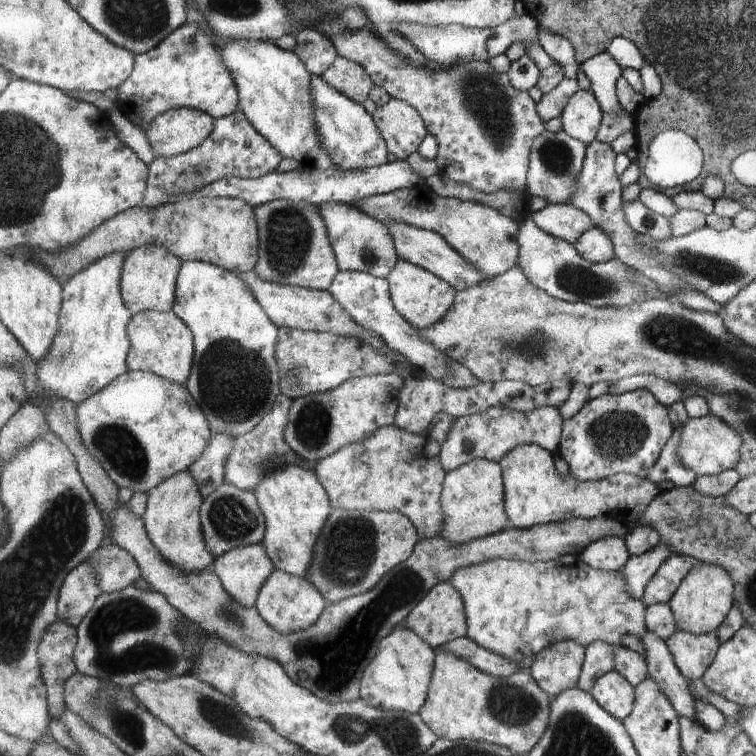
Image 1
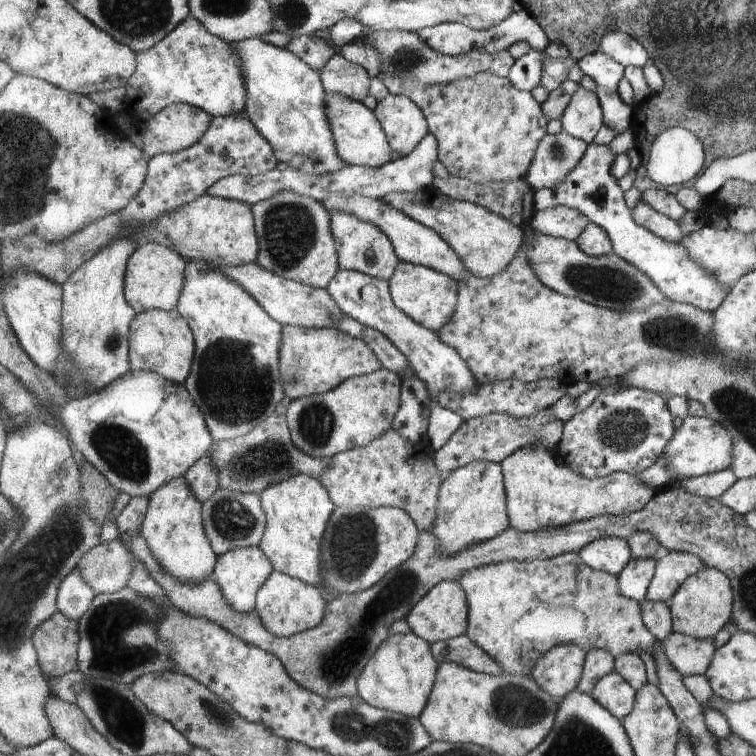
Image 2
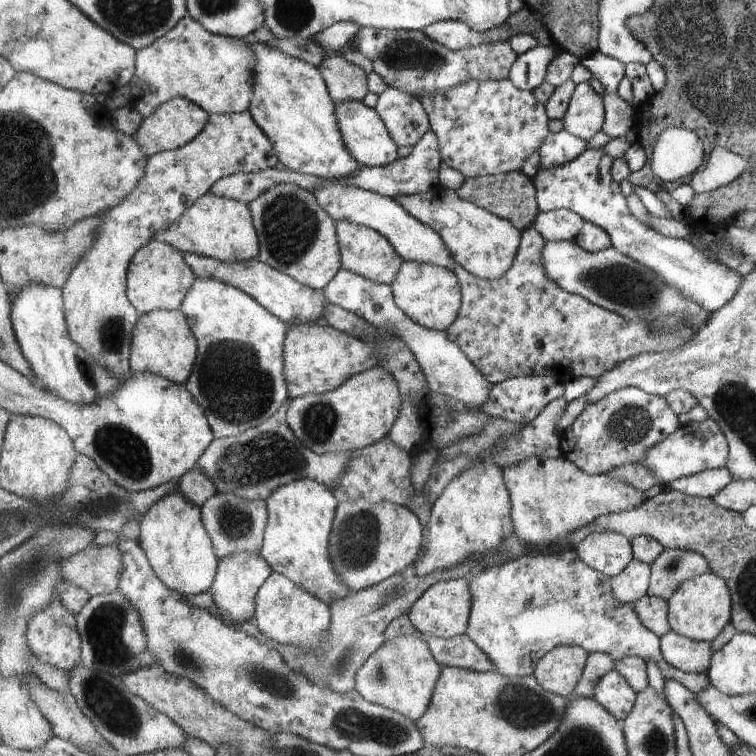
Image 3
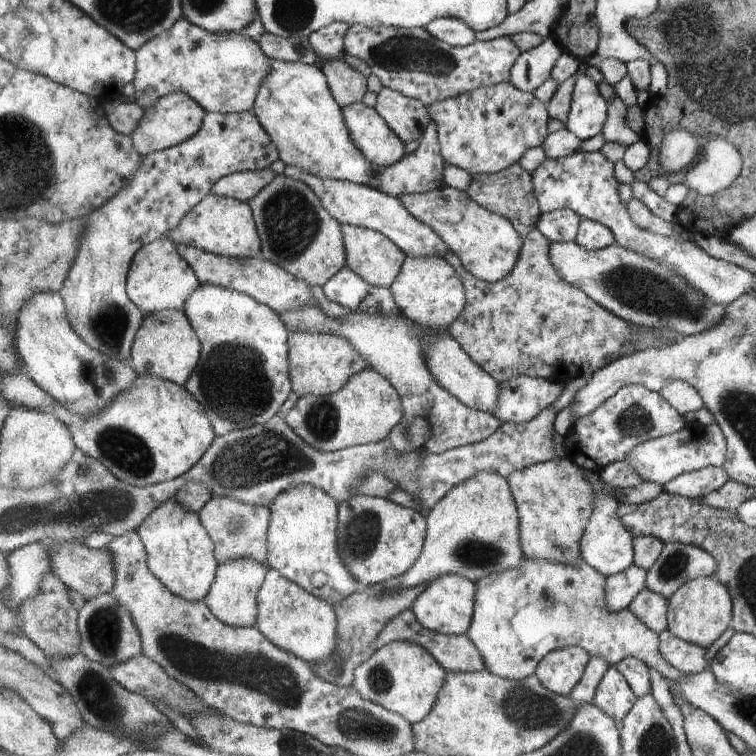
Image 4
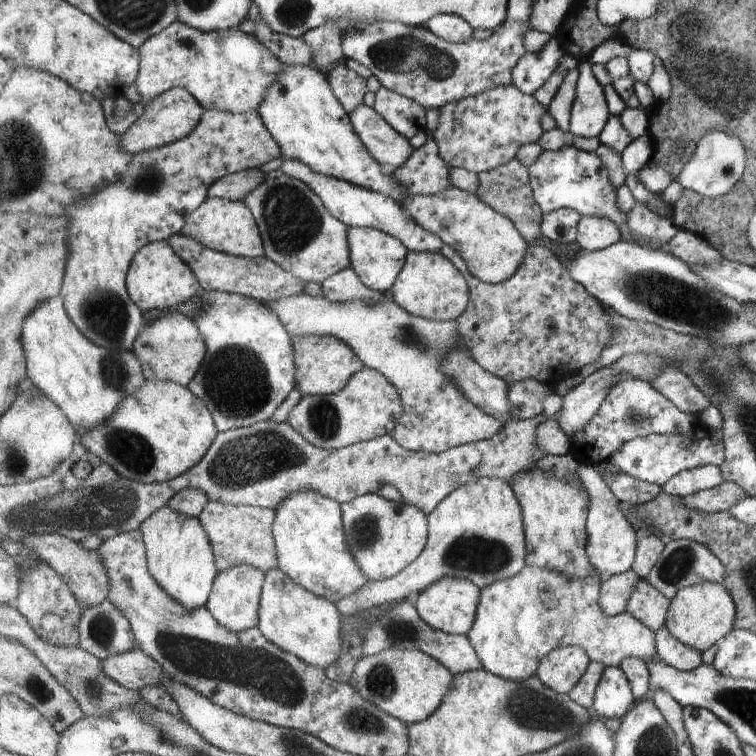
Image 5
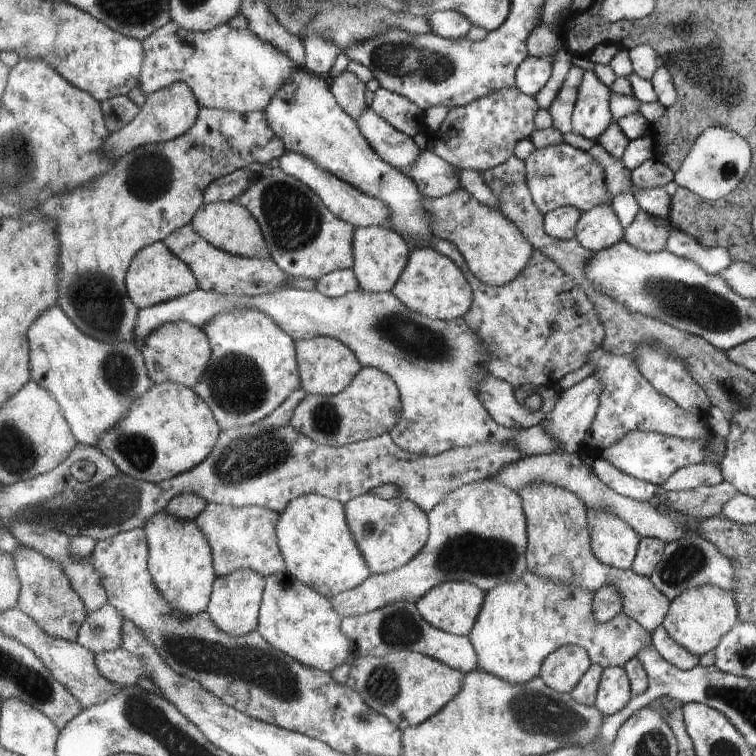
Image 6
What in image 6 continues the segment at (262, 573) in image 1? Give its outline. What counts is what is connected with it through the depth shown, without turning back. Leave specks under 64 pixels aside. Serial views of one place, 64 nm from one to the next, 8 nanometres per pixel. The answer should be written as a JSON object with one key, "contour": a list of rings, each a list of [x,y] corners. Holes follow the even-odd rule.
{"contour":[[[242,568],[218,576],[214,584],[212,600],[206,611],[221,630],[234,637],[257,631],[260,625],[260,610],[265,587],[265,576],[250,568]]]}

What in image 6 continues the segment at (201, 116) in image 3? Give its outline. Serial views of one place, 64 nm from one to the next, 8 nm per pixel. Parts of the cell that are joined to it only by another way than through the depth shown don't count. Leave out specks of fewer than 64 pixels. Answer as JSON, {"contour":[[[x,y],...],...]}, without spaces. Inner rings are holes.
{"contour":[[[175,83],[167,89],[157,91],[155,94],[148,96],[141,107],[140,115],[132,123],[127,124],[119,132],[112,133],[104,149],[106,157],[117,159],[145,145],[175,140],[187,134],[193,128],[201,110],[196,95],[193,94],[191,87],[185,83]]]}

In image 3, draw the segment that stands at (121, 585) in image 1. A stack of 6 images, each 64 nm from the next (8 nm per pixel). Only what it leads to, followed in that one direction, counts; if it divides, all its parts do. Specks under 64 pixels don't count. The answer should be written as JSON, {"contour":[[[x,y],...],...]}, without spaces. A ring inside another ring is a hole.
{"contour":[[[119,543],[95,544],[64,561],[64,579],[83,587],[93,597],[119,590],[124,570],[124,552]]]}

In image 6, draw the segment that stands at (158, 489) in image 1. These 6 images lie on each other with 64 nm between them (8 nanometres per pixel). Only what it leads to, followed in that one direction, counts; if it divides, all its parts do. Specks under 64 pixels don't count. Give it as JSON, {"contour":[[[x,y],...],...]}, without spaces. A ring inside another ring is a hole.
{"contour":[[[167,510],[152,516],[144,526],[148,538],[148,549],[150,552],[148,565],[152,579],[161,594],[169,601],[174,611],[181,613],[184,618],[197,616],[208,609],[212,600],[212,592],[218,574],[214,566],[212,546],[205,536],[204,530],[195,520],[185,520],[177,518],[175,515],[168,513]]]}

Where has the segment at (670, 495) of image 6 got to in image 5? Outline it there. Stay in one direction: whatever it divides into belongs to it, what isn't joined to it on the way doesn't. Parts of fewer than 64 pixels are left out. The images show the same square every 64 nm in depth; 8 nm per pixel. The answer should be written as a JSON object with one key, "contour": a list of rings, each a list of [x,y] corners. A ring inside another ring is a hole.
{"contour":[[[723,481],[712,489],[696,492],[681,498],[686,507],[706,513],[729,511],[746,494],[734,482]]]}

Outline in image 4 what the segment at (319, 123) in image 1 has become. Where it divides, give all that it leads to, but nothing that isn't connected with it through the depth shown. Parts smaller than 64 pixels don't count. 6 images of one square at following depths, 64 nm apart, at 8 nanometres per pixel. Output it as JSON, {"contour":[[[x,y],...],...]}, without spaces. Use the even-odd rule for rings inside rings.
{"contour":[[[365,102],[342,107],[350,137],[376,168],[397,164],[405,154],[405,143],[388,122]]]}

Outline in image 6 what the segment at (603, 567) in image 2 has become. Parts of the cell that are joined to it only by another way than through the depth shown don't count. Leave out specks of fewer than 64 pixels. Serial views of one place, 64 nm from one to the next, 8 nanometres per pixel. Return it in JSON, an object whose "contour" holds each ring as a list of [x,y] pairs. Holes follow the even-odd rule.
{"contour":[[[589,509],[593,554],[610,567],[630,570],[639,535],[622,518],[609,511]]]}

